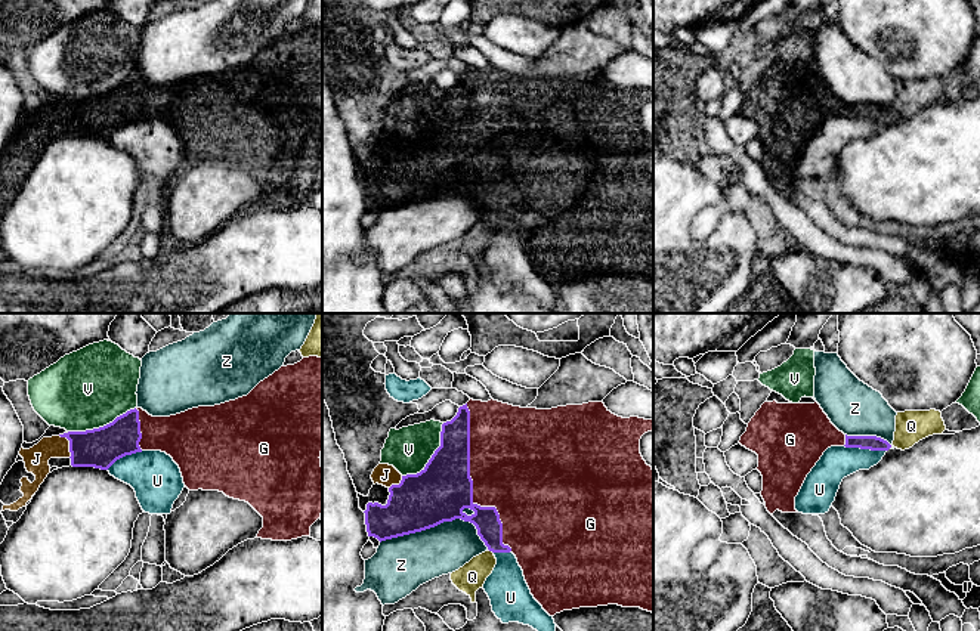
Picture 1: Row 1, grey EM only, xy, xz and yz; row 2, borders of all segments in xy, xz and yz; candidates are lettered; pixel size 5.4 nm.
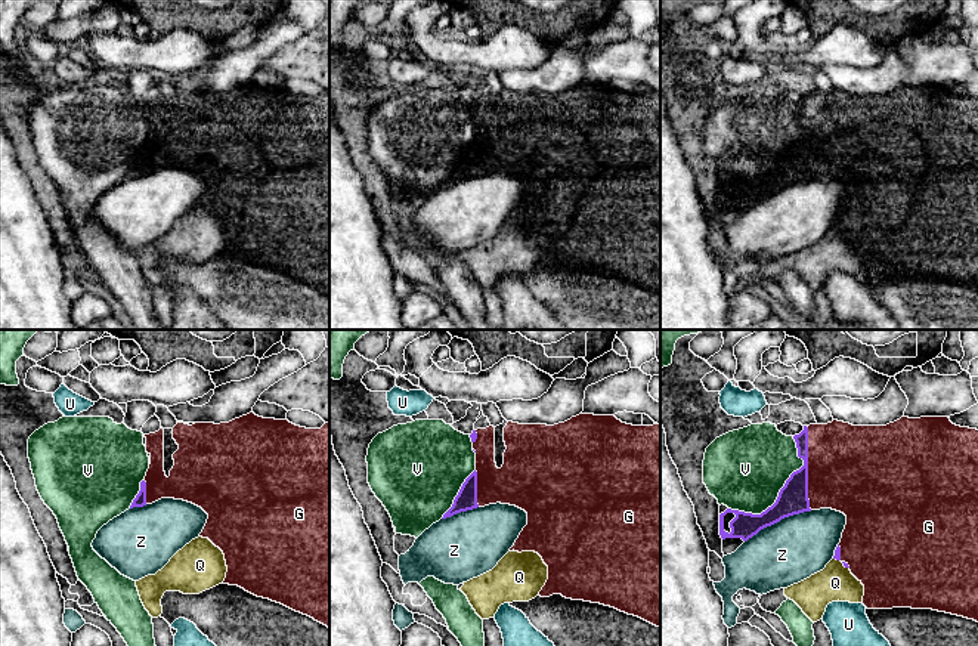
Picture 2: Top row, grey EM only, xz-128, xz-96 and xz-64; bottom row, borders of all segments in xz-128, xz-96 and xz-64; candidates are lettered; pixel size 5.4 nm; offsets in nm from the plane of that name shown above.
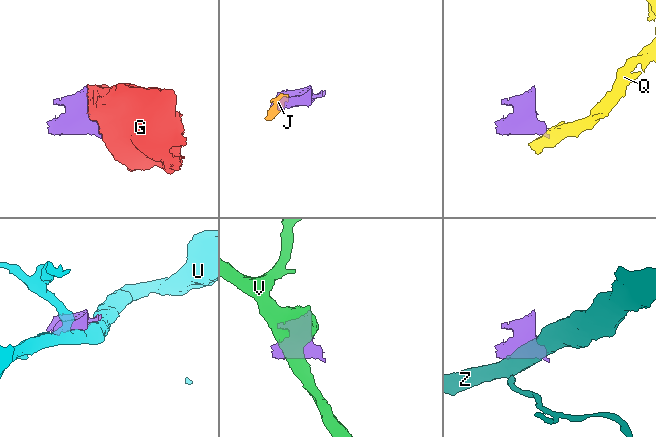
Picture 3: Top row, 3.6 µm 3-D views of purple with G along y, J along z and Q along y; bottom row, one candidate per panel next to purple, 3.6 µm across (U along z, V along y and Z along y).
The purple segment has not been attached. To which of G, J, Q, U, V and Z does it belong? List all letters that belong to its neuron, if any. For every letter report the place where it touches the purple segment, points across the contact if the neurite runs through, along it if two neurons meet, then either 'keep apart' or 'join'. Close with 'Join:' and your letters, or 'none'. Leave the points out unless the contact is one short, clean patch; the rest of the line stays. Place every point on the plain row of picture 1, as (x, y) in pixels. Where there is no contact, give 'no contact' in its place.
G: xz (472, 154) | join
J: xy (70, 114) | join
Q: xz (491, 219) | along xz (490, 219), (492, 222) | keep apart
U: yz (865, 117) | keep apart
V: xz (432, 124) | keep apart
Z: xz (439, 192) | keep apart
Join: G, J

